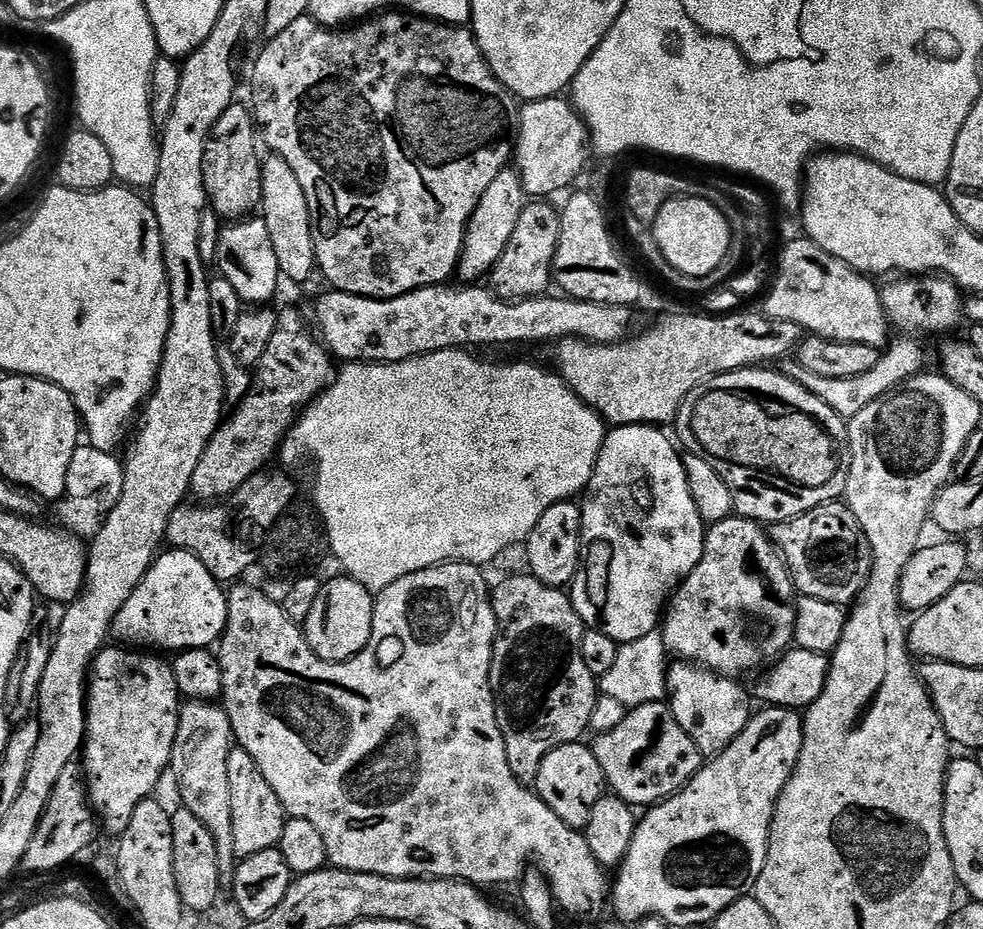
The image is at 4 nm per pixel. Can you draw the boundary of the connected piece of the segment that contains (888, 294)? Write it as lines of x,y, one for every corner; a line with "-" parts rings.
924,274
919,278
900,278
897,284
892,284
882,292
884,310
893,329
896,328
908,340
900,340
889,343
883,349
880,361
870,370
861,376
854,378
826,378
822,374
814,374
814,370
806,370
799,359
788,358
783,361
782,371
789,376
798,386
810,390
814,398
822,398
834,414
838,414
846,421
853,420
861,410
866,410
870,402
880,400
889,392
897,391
904,383
914,376
919,376
925,371
924,363
928,356
924,353
924,340
927,336
944,336
959,326
960,320
965,319
964,306
965,297
962,289
947,276
939,274

